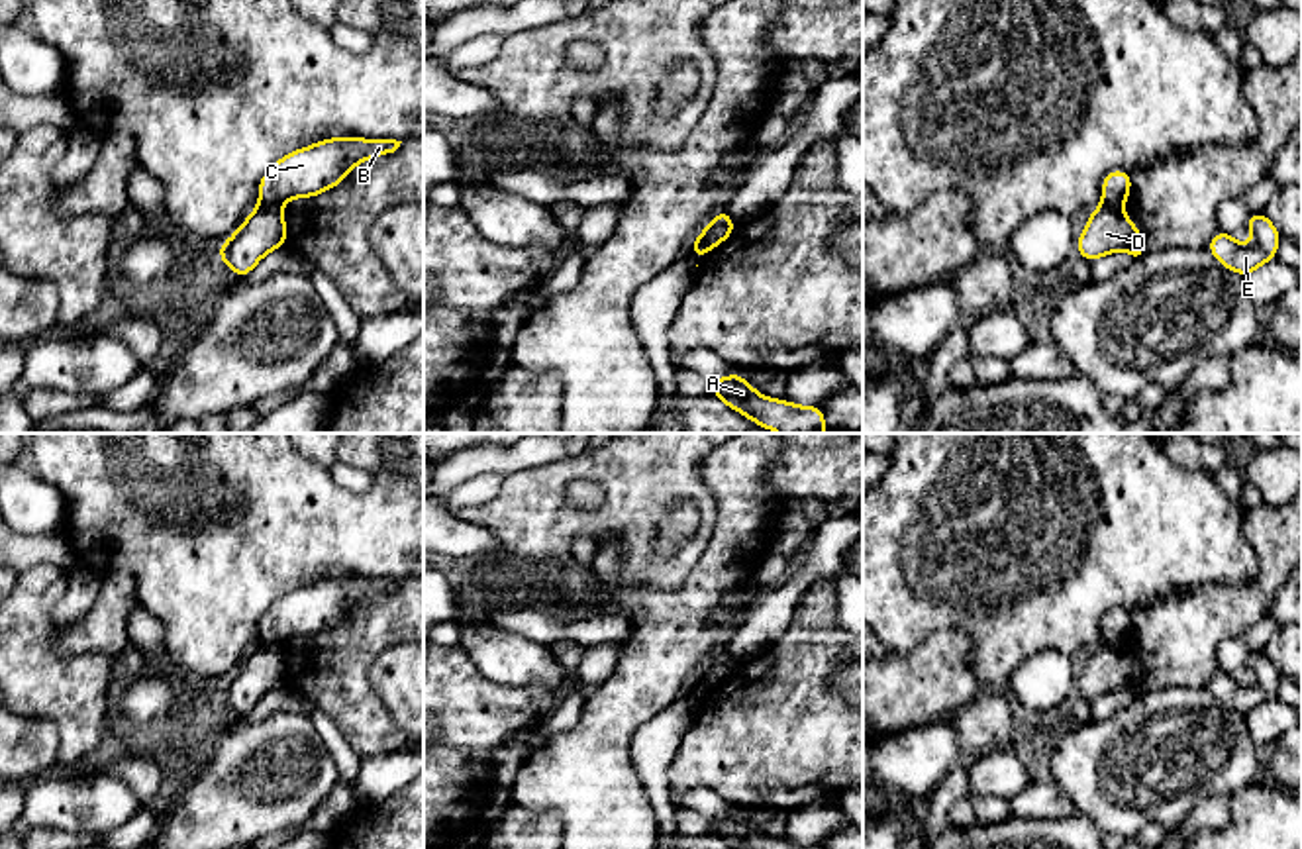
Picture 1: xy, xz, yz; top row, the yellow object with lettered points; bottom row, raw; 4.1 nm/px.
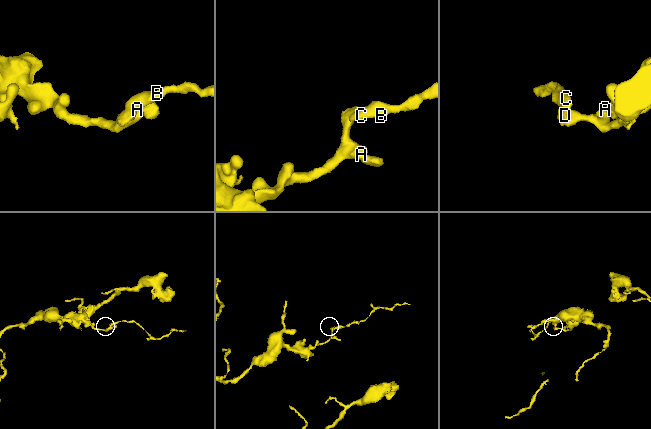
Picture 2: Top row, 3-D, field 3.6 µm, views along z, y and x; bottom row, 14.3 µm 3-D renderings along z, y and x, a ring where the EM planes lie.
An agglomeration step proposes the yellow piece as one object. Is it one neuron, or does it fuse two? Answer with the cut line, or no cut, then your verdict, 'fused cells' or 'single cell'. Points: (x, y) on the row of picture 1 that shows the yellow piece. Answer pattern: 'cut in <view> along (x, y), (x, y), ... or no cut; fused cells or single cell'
cut in xy along (279, 204), (257, 208); fused cells

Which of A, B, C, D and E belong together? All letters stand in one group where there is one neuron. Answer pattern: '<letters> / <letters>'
A D E / B C

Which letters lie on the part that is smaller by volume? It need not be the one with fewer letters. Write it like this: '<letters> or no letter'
B, C

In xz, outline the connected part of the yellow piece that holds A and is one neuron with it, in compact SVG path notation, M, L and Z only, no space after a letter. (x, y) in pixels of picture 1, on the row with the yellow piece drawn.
M741 375L712 378L714 396L765 429L778 433L826 433L820 406L798 406L759 394Z

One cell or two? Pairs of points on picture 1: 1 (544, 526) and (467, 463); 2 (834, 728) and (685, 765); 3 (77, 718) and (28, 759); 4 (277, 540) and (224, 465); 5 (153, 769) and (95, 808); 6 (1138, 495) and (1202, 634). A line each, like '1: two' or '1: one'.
1: two
2: one
3: two
4: one
5: two
6: two

